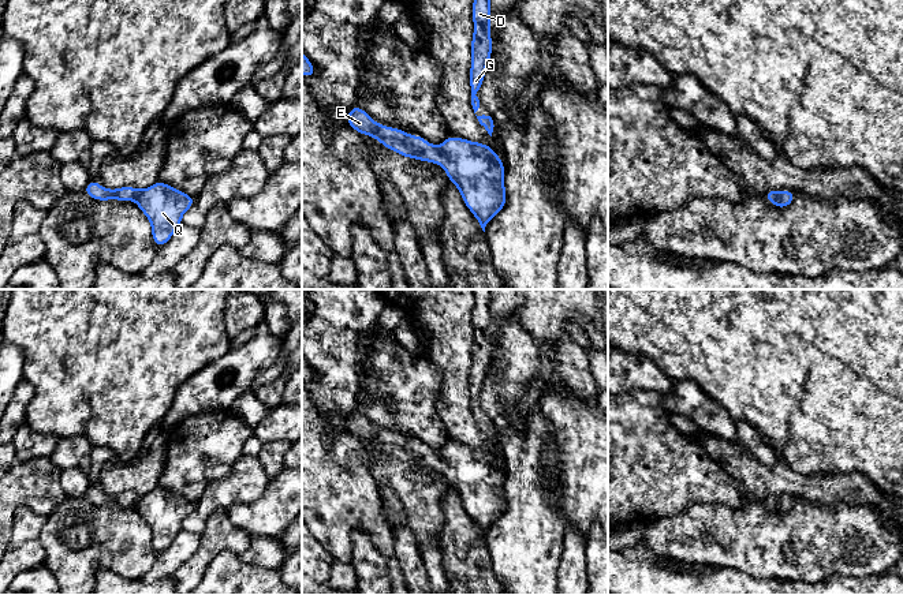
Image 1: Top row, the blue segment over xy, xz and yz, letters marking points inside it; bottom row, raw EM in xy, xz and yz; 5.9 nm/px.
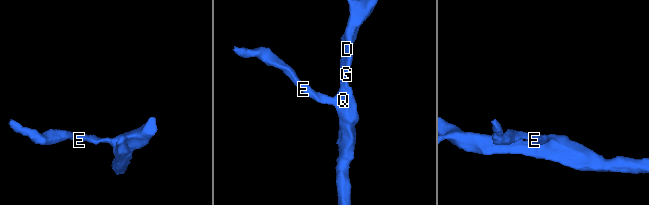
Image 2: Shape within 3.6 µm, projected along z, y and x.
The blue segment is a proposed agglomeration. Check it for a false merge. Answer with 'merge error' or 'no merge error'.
no merge error

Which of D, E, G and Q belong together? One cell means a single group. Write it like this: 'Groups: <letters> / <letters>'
Groups: D E G Q

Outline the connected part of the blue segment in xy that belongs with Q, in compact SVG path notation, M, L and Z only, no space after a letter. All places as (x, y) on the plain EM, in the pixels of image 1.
M90 484L82 498L94 506L134 506L152 529L152 543L157 554L169 547L182 531L183 519L195 508L194 502L163 487L156 487L145 495L131 491L108 495Z

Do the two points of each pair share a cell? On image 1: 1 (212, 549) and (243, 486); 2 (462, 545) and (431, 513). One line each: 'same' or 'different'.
1: different
2: different

